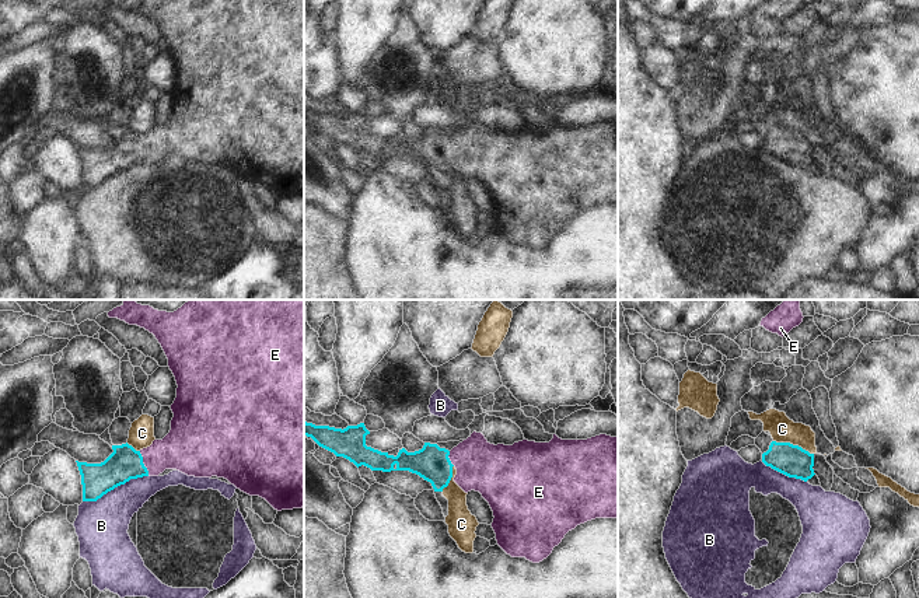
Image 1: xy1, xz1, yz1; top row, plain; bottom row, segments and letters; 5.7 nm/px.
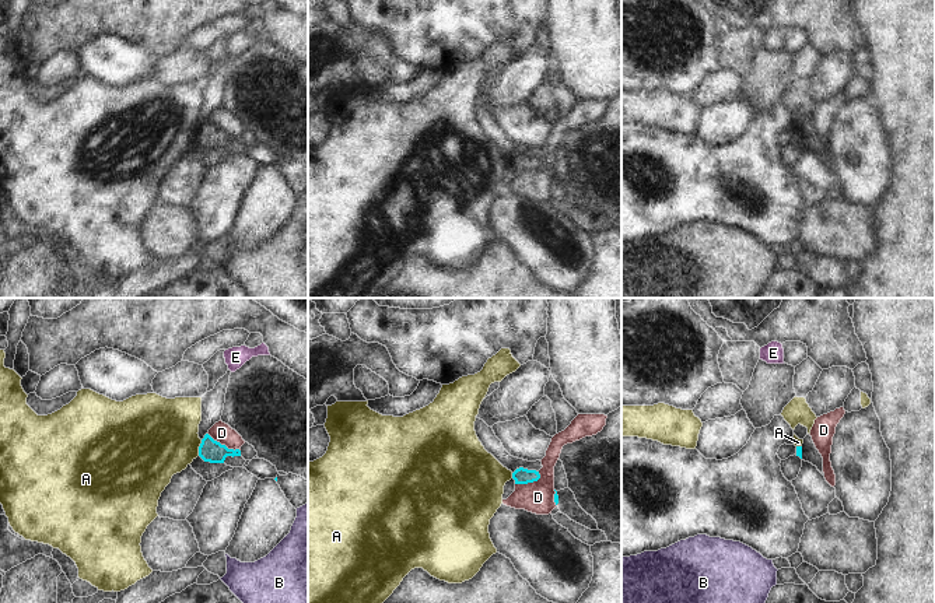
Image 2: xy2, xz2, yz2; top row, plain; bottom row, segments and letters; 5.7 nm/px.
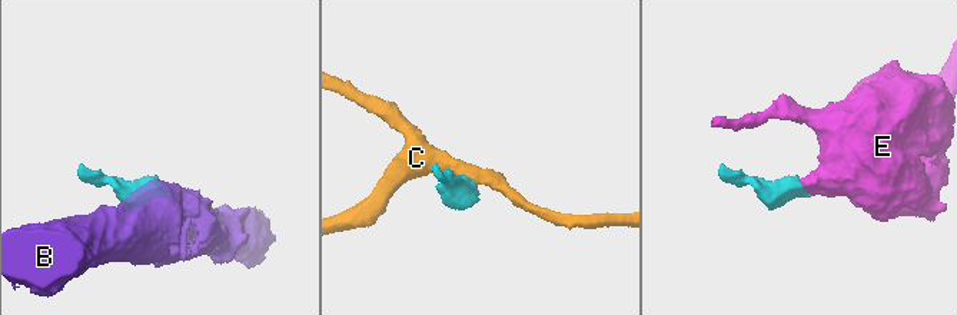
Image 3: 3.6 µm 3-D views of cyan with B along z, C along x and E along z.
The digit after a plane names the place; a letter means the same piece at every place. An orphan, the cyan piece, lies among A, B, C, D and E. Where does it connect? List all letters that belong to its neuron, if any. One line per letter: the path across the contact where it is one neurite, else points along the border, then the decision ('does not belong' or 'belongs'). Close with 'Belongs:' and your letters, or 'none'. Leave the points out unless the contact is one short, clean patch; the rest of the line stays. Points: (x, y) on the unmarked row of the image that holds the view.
A: border xy2 (202, 126), (198, 142); does not belong
B: does not belong
C: border yz1 (774, 126), (797, 130), (813, 140); does not belong
D: border xy2 (207, 119), (228, 135), (238, 136); does not belong
E: way xy1 (125, 149), (143, 150), (184, 135); belongs
Belongs: E

